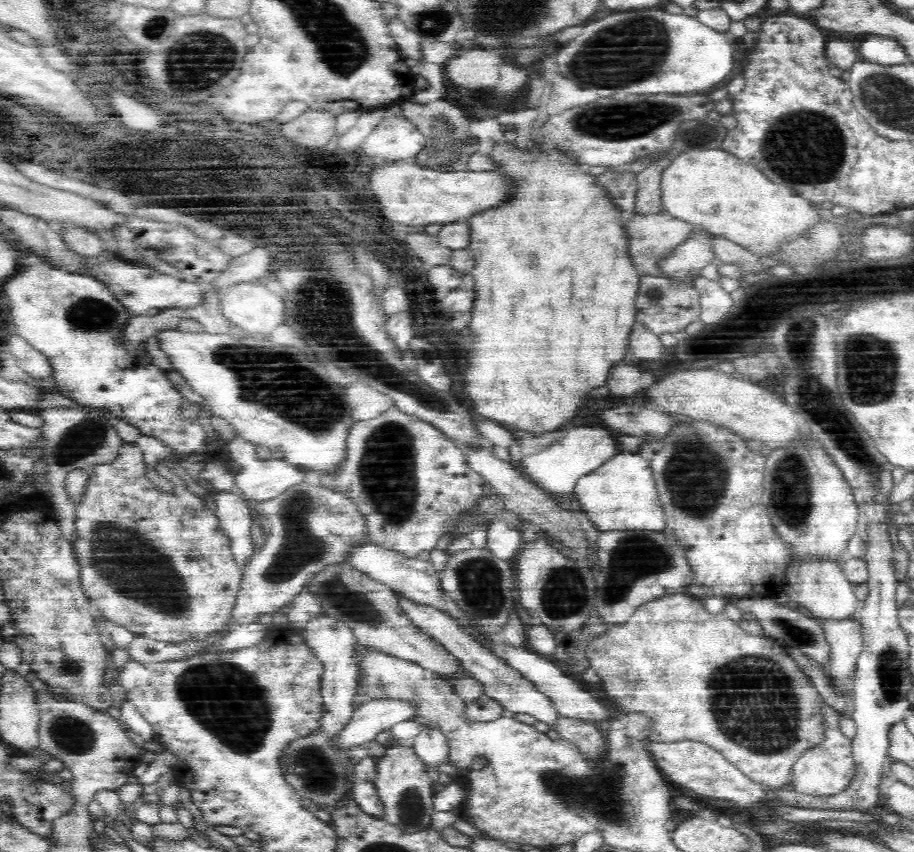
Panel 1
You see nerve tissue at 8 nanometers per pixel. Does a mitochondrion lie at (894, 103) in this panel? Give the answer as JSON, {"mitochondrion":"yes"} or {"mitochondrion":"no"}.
{"mitochondrion":"yes"}

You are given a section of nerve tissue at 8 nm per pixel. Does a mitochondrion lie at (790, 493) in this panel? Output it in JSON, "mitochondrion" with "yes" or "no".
{"mitochondrion":"yes"}

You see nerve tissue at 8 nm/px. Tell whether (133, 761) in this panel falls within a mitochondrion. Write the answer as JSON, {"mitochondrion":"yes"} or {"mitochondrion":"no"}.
{"mitochondrion":"no"}

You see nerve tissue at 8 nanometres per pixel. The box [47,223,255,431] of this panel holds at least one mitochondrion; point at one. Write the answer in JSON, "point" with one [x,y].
{"point":[89,315]}

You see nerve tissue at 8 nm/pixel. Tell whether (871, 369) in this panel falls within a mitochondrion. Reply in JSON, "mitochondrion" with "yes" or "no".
{"mitochondrion":"yes"}

